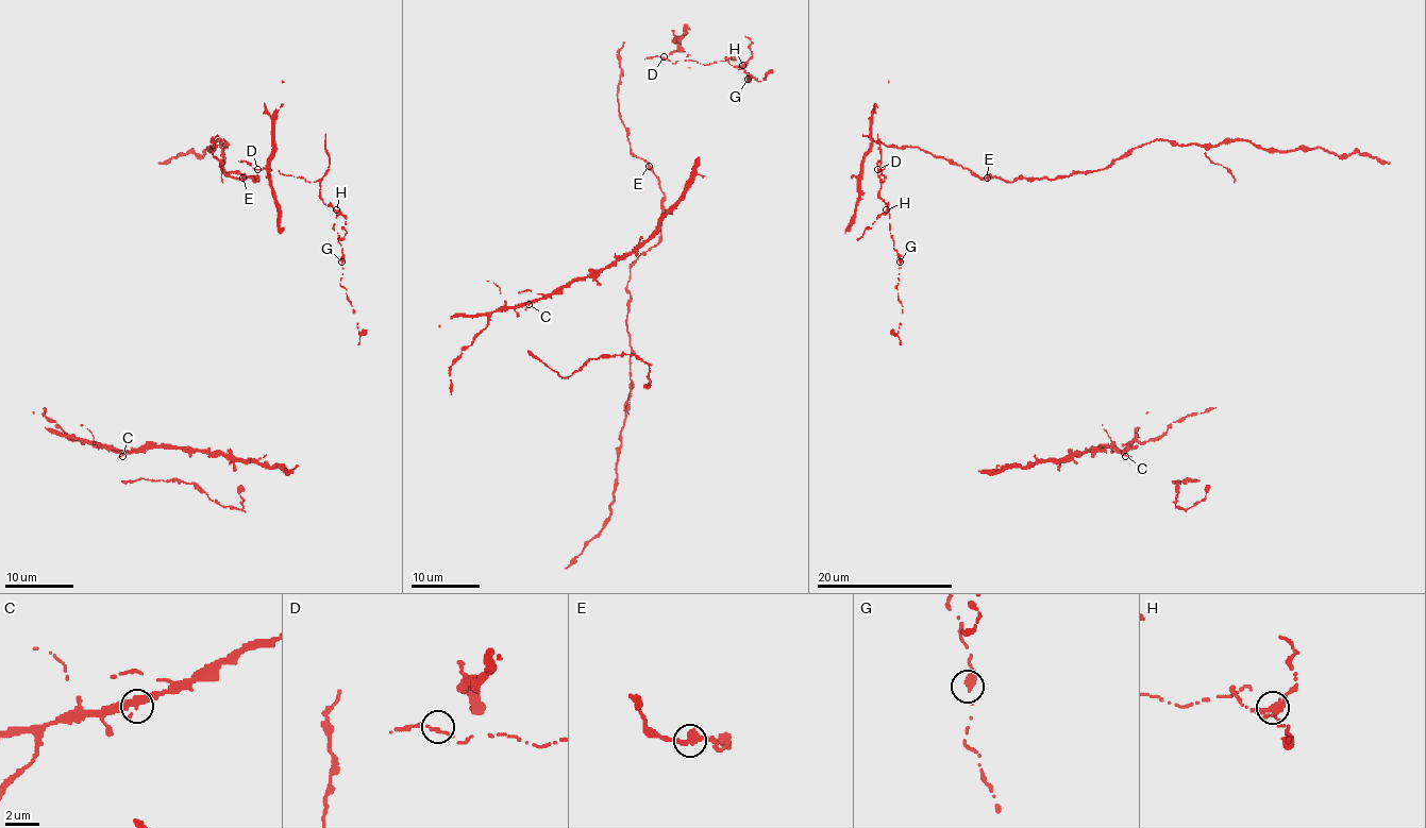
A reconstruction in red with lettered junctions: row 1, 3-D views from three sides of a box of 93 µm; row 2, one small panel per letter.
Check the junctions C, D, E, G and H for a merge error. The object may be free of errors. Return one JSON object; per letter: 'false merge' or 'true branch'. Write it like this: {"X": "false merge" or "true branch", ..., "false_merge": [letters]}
{"C": "true branch", "D": "true branch", "E": "true branch", "G": "true branch", "H": "true branch", "false_merge": []}

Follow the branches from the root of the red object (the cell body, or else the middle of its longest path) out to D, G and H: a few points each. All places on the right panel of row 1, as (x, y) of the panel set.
D: (890, 231), (888, 206), (879, 197), (882, 181), (886, 178), (882, 175), (885, 167), (877, 169)
G: (890, 231), (893, 249), (900, 262)
H: (890, 231), (886, 209)

